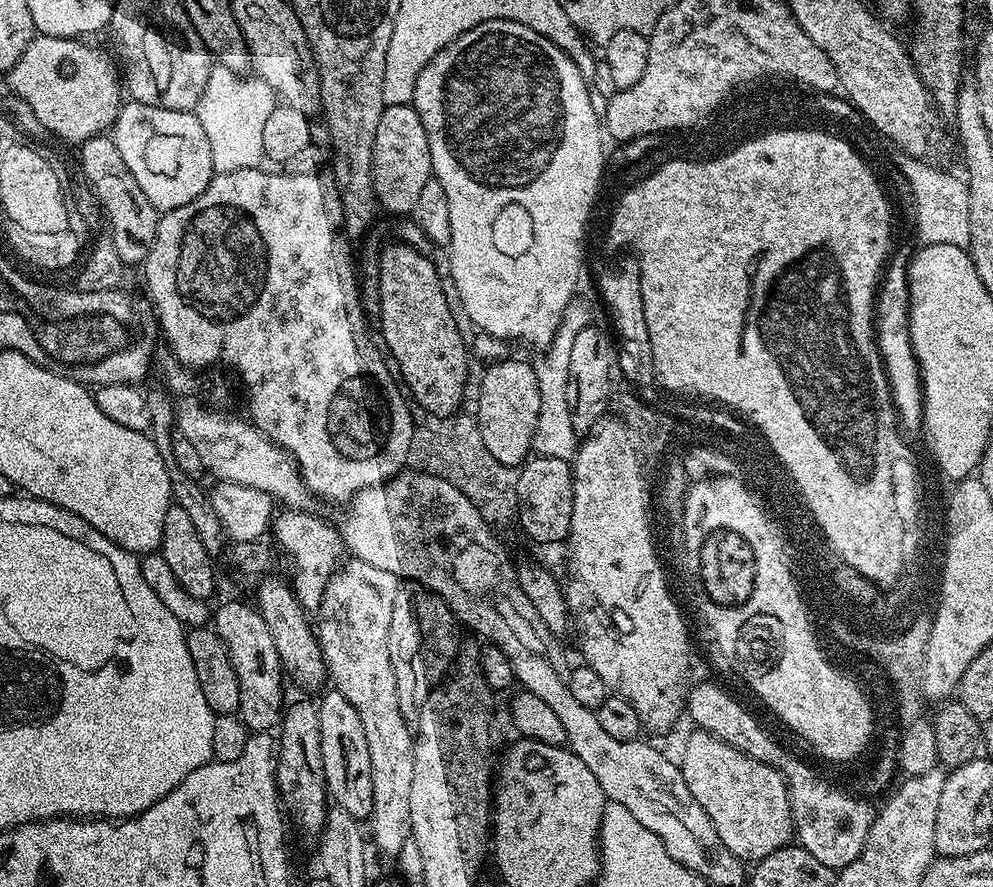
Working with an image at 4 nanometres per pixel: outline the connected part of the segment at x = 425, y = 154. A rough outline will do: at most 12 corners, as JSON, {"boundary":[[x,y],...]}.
{"boundary":[[411,104],[385,107],[374,138],[379,207],[405,217],[433,179]]}

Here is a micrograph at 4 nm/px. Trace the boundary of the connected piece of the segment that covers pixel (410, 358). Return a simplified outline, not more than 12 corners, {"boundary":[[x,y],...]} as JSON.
{"boundary":[[378,256],[383,347],[417,409],[455,417],[469,349],[433,261]]}

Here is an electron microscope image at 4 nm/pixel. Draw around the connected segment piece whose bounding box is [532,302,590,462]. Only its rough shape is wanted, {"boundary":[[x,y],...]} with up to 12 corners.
{"boundary":[[569,304],[536,368],[540,409],[532,452],[576,459],[566,386],[587,306]]}

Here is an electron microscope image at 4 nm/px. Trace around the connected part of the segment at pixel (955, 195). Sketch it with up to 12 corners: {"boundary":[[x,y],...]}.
{"boundary":[[897,155],[921,245],[970,246],[968,185]]}

